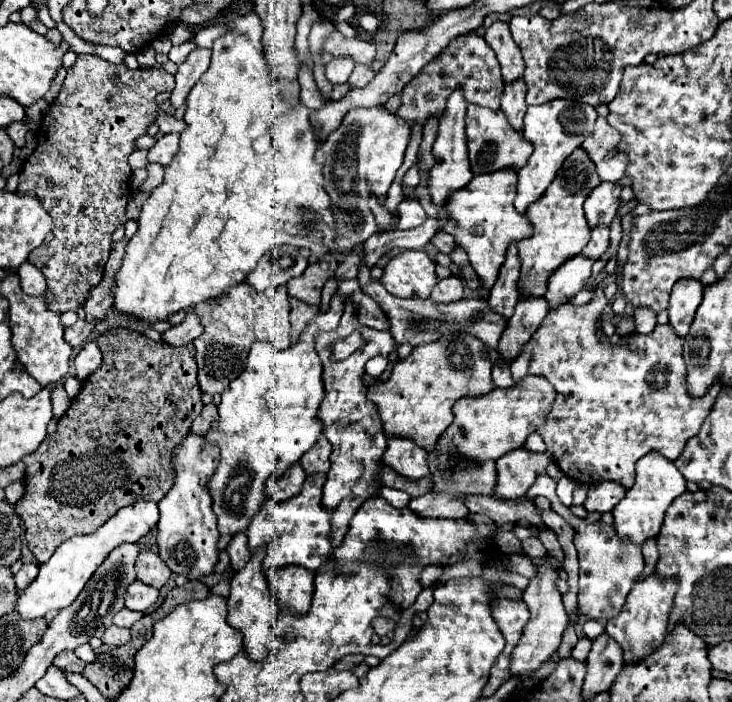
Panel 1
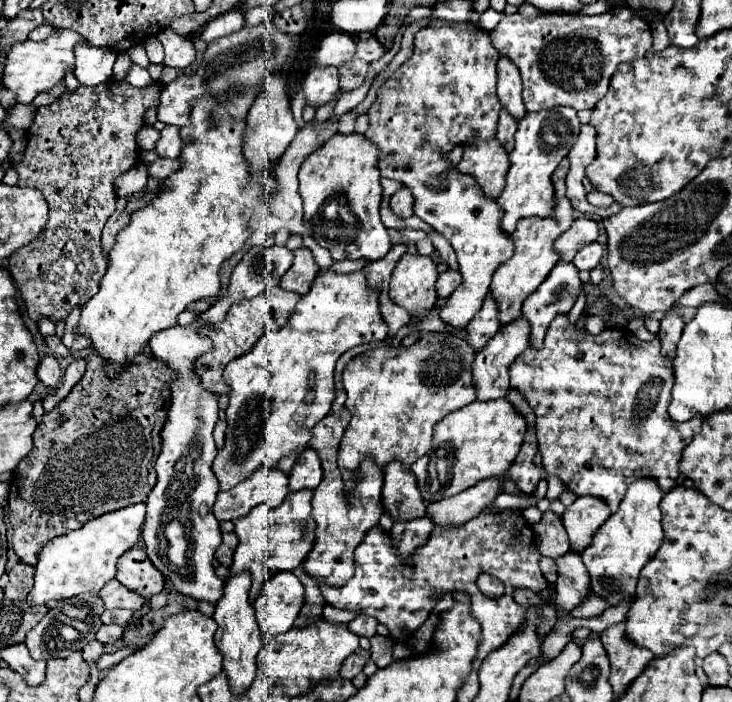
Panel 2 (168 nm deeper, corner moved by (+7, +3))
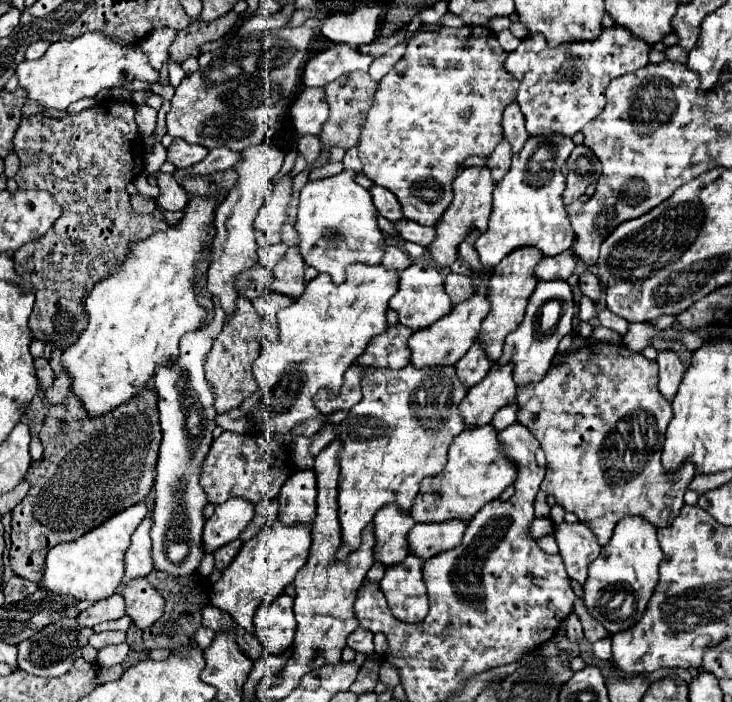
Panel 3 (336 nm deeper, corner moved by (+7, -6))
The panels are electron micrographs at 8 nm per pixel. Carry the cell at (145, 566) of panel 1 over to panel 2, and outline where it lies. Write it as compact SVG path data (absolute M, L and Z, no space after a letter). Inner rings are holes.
M128 549L118 559L118 573L116 579L126 585L128 589L144 595L150 599L152 595L164 589L164 575L152 565L144 549Z

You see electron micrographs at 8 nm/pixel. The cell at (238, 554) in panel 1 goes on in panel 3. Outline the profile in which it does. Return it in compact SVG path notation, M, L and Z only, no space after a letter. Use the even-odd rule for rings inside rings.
M234 540L234 542L218 548L216 554L214 554L216 568L218 568L218 570L224 570L224 568L234 560L234 556L240 552L240 548L242 548L242 540Z

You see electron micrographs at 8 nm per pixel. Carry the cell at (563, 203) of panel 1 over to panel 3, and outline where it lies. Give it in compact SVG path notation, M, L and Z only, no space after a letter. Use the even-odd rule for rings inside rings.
M520 248L520 252L512 252L512 256L506 256L500 262L500 268L494 268L494 276L488 282L488 300L490 300L490 312L482 320L482 332L478 336L480 346L484 354L496 362L502 356L504 338L516 330L516 326L524 320L528 298L532 296L538 280L534 278L534 266L542 260L540 252L532 252L532 248Z

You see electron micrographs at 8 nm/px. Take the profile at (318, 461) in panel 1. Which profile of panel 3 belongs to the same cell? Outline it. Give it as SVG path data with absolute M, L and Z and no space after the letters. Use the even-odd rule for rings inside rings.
M296 470L278 496L278 520L286 526L312 524L316 518L316 476L312 470Z

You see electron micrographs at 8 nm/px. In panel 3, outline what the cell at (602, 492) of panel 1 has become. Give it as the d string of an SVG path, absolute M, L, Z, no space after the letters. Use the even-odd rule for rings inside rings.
M558 524L556 526L556 542L560 548L560 556L564 560L566 572L578 584L584 584L588 578L588 566L598 558L600 546L596 544L596 536L584 528L584 524Z

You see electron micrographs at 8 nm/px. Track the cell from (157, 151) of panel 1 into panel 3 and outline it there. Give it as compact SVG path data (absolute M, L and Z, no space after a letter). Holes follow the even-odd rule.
M176 138L176 142L168 150L168 160L176 168L190 168L190 166L202 162L206 158L206 154L208 154L208 150L202 148L200 144L188 144L188 142Z

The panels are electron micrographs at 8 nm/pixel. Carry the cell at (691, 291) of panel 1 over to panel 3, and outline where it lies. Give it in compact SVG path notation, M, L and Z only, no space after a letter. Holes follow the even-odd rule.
M660 352L658 354L658 366L660 366L658 390L668 402L672 402L676 392L678 392L678 386L682 382L686 368L684 368L684 364L680 364L680 360L674 352Z

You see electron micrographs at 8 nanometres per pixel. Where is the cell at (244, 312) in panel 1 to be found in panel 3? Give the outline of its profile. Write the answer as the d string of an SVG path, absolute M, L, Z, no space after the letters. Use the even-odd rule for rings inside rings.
M238 296L236 314L232 316L230 324L224 326L220 336L214 340L214 346L206 358L206 378L212 384L212 388L216 390L214 392L216 414L224 414L232 408L238 408L256 390L252 366L260 352L260 340L264 336L264 328L266 328L266 318L262 318L256 312L256 308L252 306L252 302L248 298Z

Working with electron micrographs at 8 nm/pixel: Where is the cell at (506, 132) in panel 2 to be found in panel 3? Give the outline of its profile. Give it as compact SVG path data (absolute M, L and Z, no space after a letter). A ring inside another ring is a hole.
M504 138L504 140L496 146L496 150L488 156L488 168L490 168L490 172L492 172L494 184L498 184L498 182L504 178L504 174L508 172L508 168L510 168L510 158L512 158L512 150L508 148L508 140Z

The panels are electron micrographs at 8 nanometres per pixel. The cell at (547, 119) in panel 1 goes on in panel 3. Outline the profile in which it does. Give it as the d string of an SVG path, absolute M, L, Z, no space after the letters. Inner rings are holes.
M552 136L552 140L530 138L524 148L512 156L512 168L494 188L494 204L488 230L474 242L482 266L494 268L504 256L524 246L538 248L542 256L556 256L572 246L574 232L568 224L562 202L566 178L560 172L572 150L574 142L564 140L564 136Z

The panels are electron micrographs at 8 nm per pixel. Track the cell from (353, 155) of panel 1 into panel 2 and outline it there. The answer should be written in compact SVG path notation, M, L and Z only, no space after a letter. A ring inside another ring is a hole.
M336 133L328 143L318 147L310 153L298 173L300 181L300 195L304 199L304 227L310 235L326 247L334 261L340 259L360 259L366 257L368 261L382 259L390 249L388 229L380 221L380 199L382 199L382 185L380 185L380 169L378 169L378 155L380 149L362 133Z

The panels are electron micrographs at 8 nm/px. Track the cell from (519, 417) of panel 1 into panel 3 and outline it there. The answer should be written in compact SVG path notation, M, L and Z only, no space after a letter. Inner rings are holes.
M492 424L484 428L472 428L472 432L462 432L450 444L448 462L438 476L424 480L420 496L412 508L412 518L416 522L446 522L446 520L464 520L470 522L476 512L496 500L516 478L516 468L500 456L500 444L496 444L496 430Z

